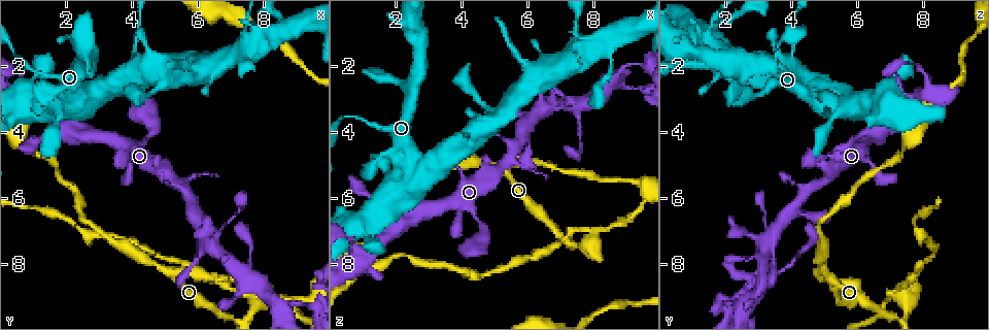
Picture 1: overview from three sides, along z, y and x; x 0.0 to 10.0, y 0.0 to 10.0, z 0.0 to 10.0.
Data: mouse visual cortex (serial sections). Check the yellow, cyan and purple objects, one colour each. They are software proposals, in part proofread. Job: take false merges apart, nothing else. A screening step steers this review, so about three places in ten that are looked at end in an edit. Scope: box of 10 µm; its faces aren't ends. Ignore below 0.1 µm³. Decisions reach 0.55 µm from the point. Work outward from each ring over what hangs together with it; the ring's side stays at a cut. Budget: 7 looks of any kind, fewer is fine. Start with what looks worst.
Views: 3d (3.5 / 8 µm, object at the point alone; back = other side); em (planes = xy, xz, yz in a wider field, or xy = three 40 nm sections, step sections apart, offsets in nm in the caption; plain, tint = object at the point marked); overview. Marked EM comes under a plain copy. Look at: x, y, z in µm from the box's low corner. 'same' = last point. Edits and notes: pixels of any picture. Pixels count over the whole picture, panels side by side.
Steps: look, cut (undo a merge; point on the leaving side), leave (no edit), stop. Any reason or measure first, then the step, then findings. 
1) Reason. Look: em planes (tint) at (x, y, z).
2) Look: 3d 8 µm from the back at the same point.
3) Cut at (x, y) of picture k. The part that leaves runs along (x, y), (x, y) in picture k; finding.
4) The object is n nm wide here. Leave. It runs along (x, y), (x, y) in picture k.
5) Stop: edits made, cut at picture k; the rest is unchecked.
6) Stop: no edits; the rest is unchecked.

Look: 3d 3.5 µm at (7.80, 9.15, 7.55).

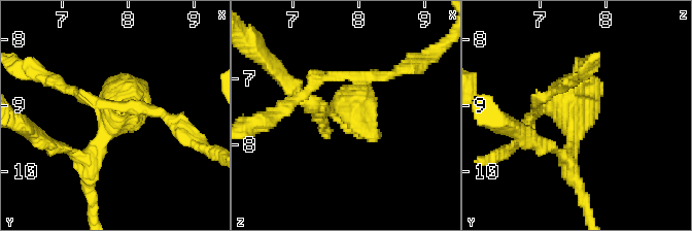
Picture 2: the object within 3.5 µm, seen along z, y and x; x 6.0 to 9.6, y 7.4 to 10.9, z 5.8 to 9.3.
Need the tissue. Look: em xy step 5 (tint) at (7.85, 9.10, 7.50).

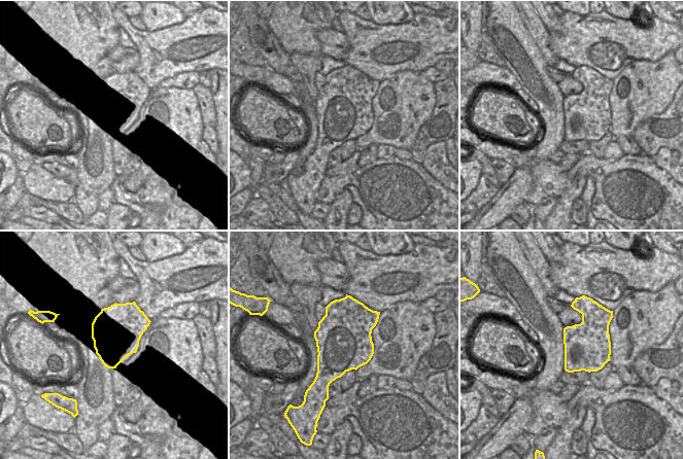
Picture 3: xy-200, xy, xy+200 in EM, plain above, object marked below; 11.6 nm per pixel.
Cut at (316, 78) of picture 2. A second cell is stuck on.

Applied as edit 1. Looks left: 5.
Calibre changes. Look: 3d 8 µm at (9.05, 9.20, 1.95).

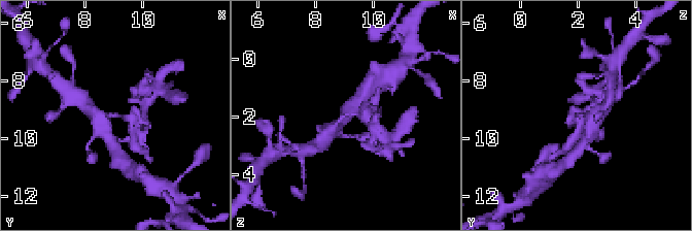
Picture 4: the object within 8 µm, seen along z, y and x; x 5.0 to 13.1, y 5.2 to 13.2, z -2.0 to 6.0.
Look: 3d 3.5 µm from the back at the same point.

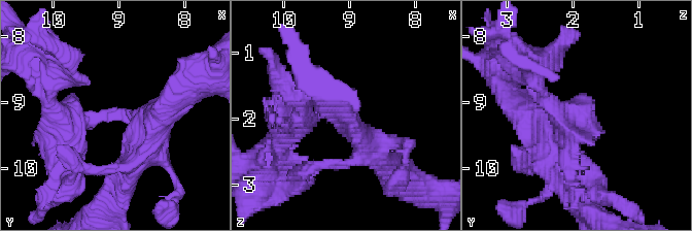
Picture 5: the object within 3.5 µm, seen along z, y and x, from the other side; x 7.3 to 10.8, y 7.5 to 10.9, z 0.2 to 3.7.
Look: em planes (tint) at the same point.

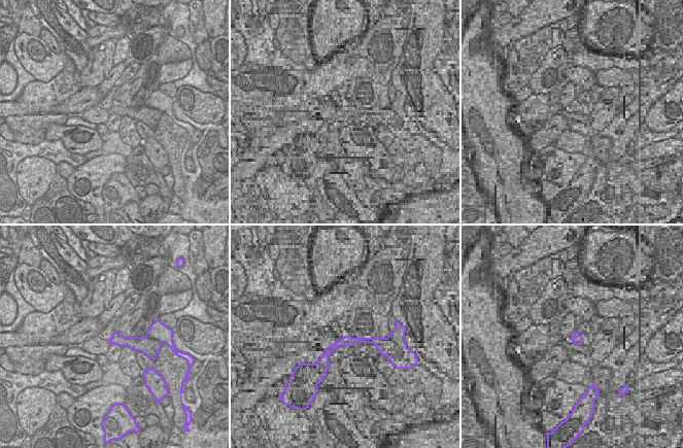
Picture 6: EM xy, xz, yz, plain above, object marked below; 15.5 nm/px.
The object is 190 nm wide here. Cut at (101, 114) of picture 5. The part that leaves runs along (131, 114), (77, 124), (55, 105) in picture 5; two cells meet here.

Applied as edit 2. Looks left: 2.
Stop: edits made, cut at picture 2, cut at picture 5; the rest is unchecked.

